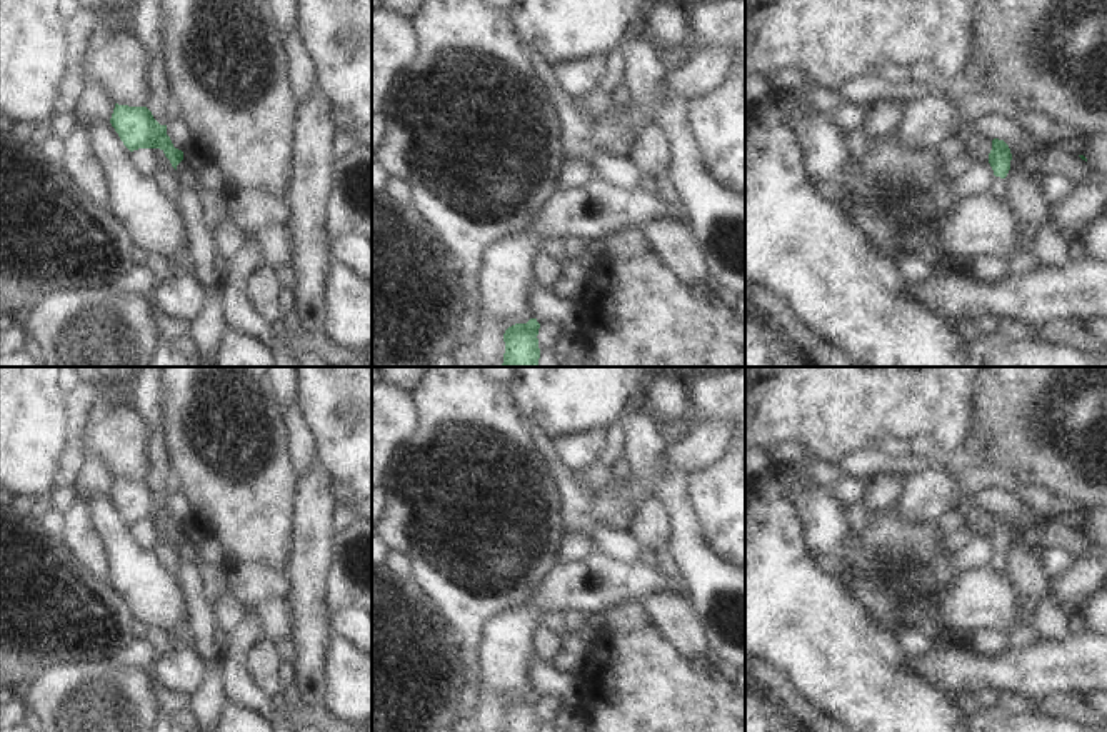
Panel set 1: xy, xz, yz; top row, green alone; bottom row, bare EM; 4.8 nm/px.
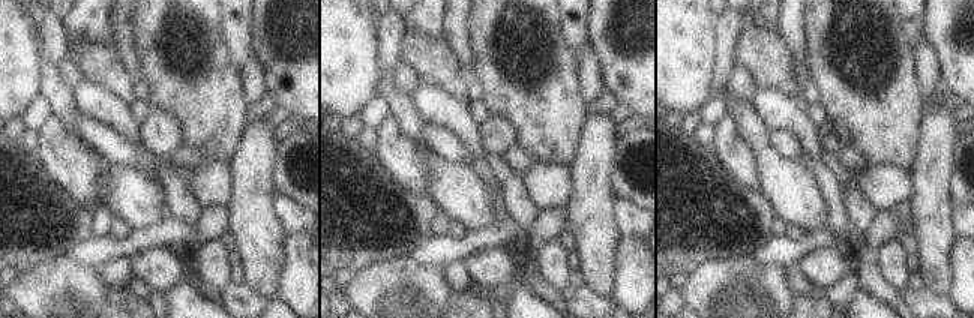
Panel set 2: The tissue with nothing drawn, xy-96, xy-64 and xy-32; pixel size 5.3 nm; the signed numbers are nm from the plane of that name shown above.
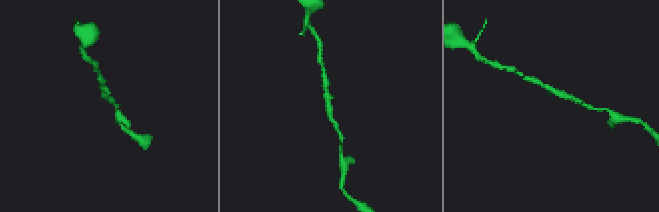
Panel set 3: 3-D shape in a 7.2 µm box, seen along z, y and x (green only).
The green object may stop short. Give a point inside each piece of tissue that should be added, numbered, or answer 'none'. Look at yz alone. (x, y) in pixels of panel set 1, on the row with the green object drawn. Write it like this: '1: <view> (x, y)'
1: yz (999, 185)

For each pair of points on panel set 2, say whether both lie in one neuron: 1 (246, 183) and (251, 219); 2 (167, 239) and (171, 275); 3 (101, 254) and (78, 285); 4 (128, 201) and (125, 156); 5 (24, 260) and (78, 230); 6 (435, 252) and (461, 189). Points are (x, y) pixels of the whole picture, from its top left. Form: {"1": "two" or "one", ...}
{"1": "one", "2": "two", "3": "two", "4": "two", "5": "one", "6": "two"}

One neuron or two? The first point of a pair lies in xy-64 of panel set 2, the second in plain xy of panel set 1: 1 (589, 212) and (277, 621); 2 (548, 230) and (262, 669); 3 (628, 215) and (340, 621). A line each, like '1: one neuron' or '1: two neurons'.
1: two neurons
2: two neurons
3: one neuron

